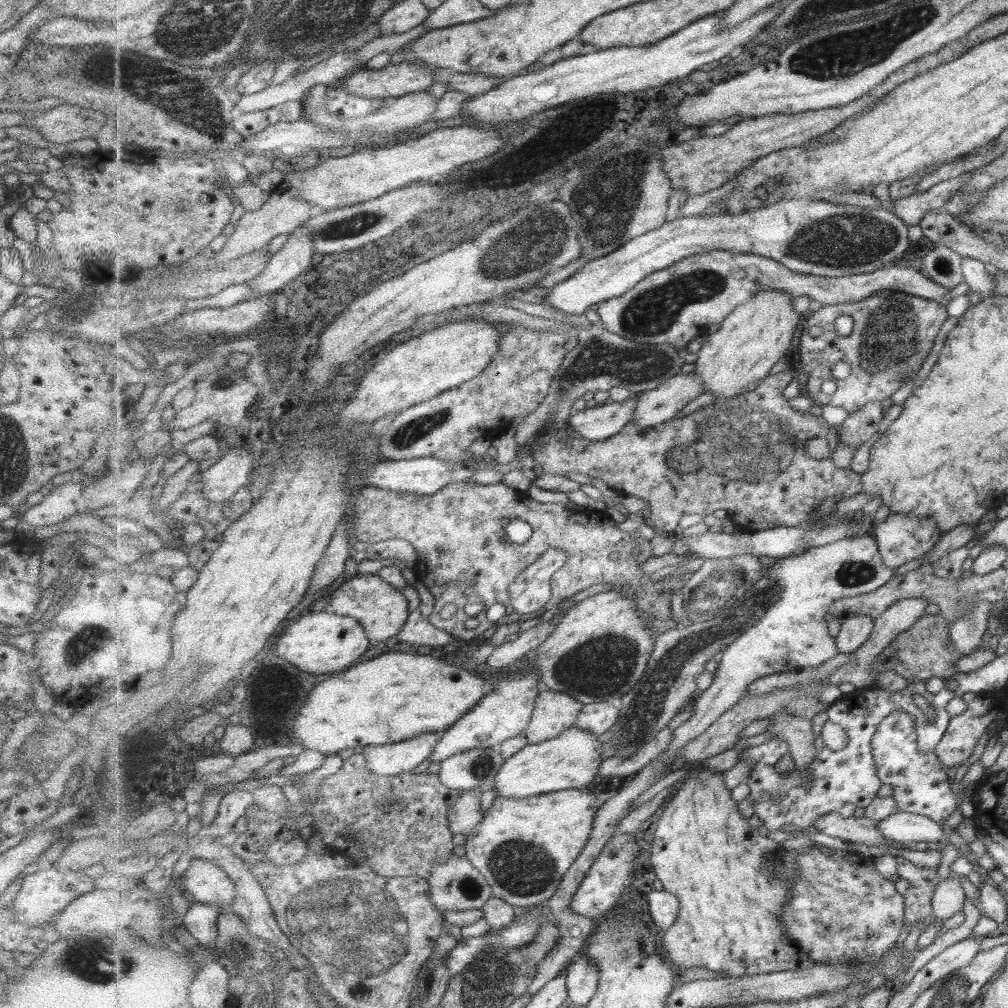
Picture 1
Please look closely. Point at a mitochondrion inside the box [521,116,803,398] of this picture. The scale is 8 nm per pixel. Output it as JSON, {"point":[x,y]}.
{"point":[604,205]}

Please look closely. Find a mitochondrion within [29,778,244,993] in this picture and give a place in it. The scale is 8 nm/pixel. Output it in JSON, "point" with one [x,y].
{"point":[82,960]}

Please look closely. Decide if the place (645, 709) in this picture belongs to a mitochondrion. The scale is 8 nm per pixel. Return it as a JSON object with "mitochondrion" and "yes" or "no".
{"mitochondrion":"yes"}

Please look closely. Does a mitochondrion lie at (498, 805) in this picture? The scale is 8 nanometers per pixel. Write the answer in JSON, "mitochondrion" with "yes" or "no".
{"mitochondrion":"no"}

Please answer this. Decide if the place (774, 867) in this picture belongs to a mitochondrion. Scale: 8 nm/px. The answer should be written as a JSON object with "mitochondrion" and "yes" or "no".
{"mitochondrion":"yes"}

